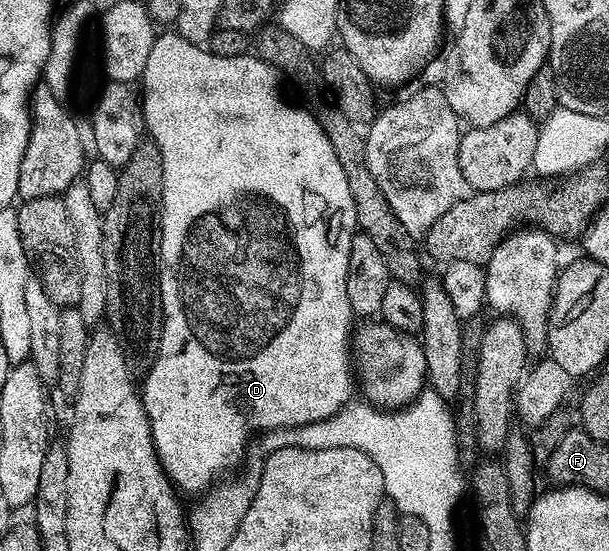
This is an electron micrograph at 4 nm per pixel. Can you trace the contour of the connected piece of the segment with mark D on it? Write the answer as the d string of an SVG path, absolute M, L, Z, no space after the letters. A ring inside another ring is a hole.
M176 33L161 34L158 34L154 38L151 45L151 53L147 56L147 65L143 69L139 80L139 98L141 101L141 111L145 115L145 130L148 138L159 149L159 153L163 153L163 201L161 202L161 313L163 318L161 321L159 353L154 357L153 364L149 366L148 371L144 372L143 379L145 379L145 384L142 382L139 390L141 392L141 400L145 406L145 412L149 418L149 424L151 425L153 444L157 450L157 459L161 462L161 468L165 470L170 483L173 484L174 488L180 489L182 492L185 490L205 493L214 486L213 478L216 477L217 471L225 471L228 467L235 466L244 457L245 446L248 445L249 438L253 434L256 436L258 433L280 431L287 427L302 427L305 423L318 423L324 419L331 418L336 411L340 411L346 403L354 398L355 371L351 366L351 332L355 327L355 316L351 309L351 301L347 301L347 269L349 268L351 241L358 230L357 214L355 213L355 201L351 197L351 189L347 185L347 177L343 174L343 165L339 165L339 161L335 157L335 149L331 149L331 141L327 141L327 133L323 133L316 114L309 112L308 115L303 108L292 107L277 92L279 72L276 67L258 59L252 53L246 53L239 57L215 57L209 50L202 49L198 44L187 41L181 35Z

